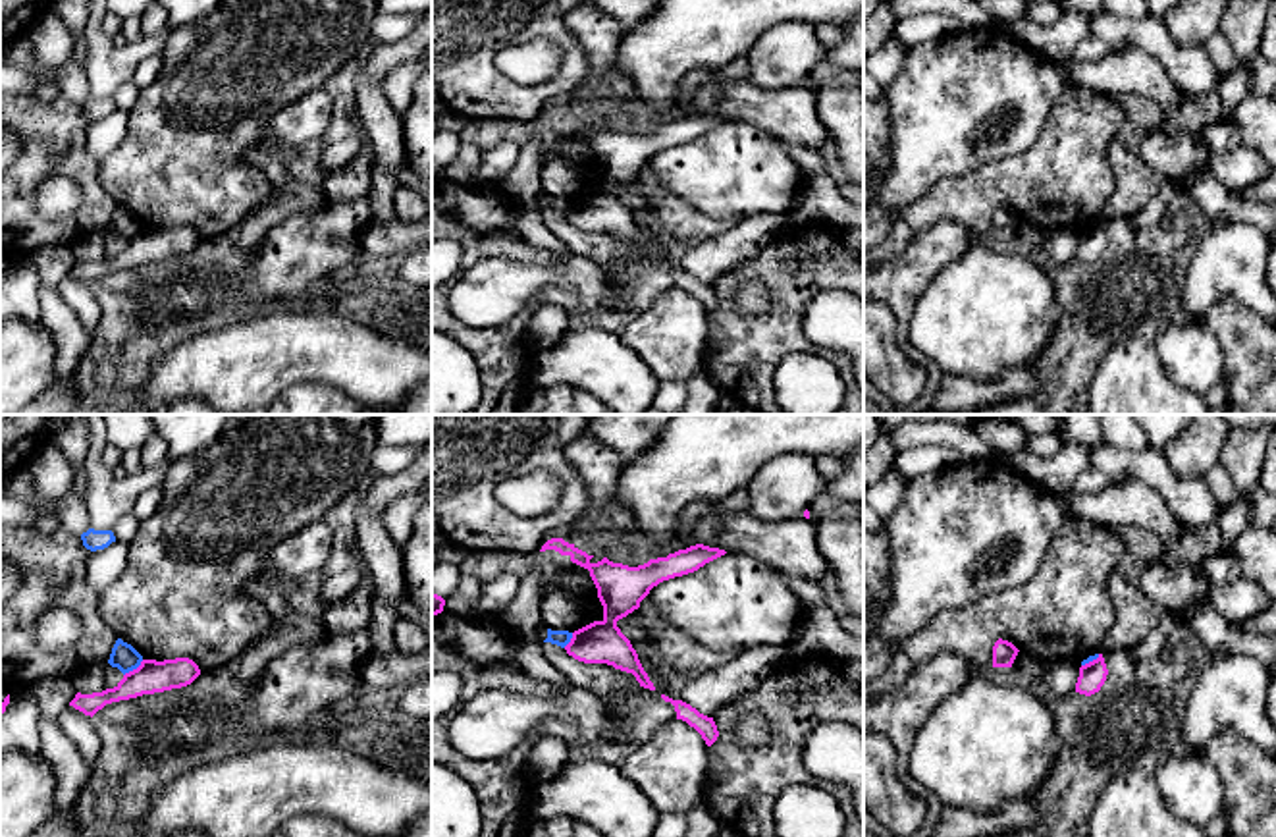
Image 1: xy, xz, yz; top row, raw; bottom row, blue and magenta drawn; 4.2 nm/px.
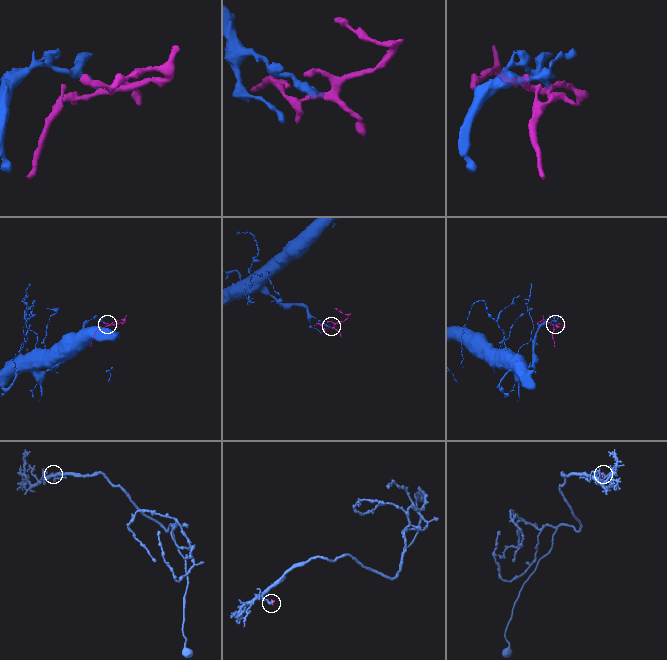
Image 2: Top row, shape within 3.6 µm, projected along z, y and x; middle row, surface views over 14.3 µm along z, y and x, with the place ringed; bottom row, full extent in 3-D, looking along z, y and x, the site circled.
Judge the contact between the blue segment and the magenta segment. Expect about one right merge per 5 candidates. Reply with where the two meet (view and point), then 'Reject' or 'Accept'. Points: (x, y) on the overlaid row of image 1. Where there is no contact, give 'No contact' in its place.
Touches blue at xy (133, 668). Reject

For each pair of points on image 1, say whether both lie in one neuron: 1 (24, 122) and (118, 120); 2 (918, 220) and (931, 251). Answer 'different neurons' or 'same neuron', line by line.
1: different neurons
2: different neurons

